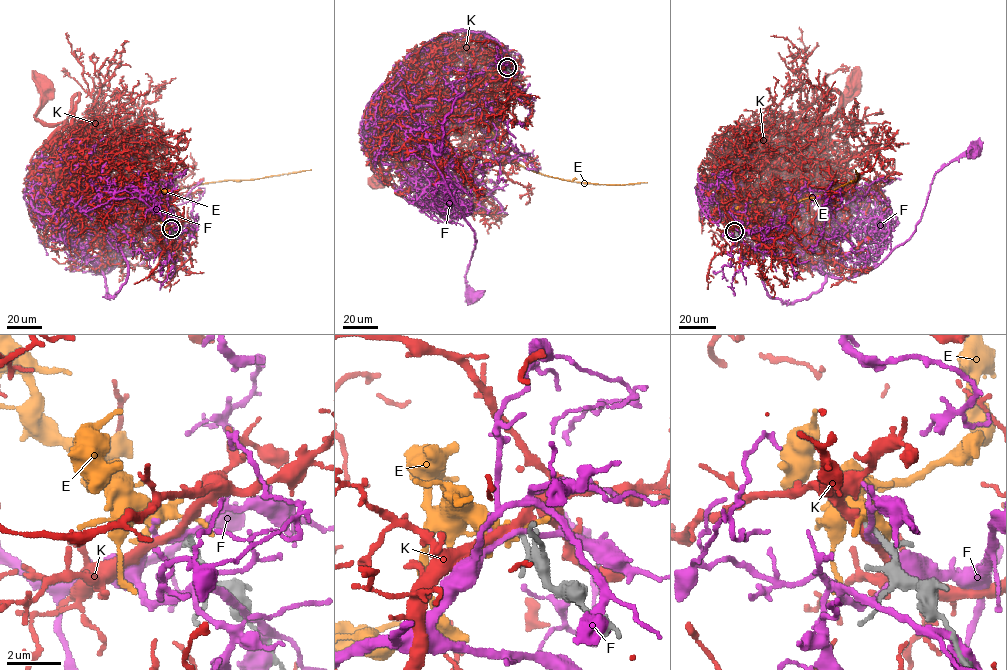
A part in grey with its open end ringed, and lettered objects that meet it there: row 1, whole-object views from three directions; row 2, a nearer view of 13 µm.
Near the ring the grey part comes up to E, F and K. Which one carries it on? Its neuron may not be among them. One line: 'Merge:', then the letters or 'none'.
Merge: none

